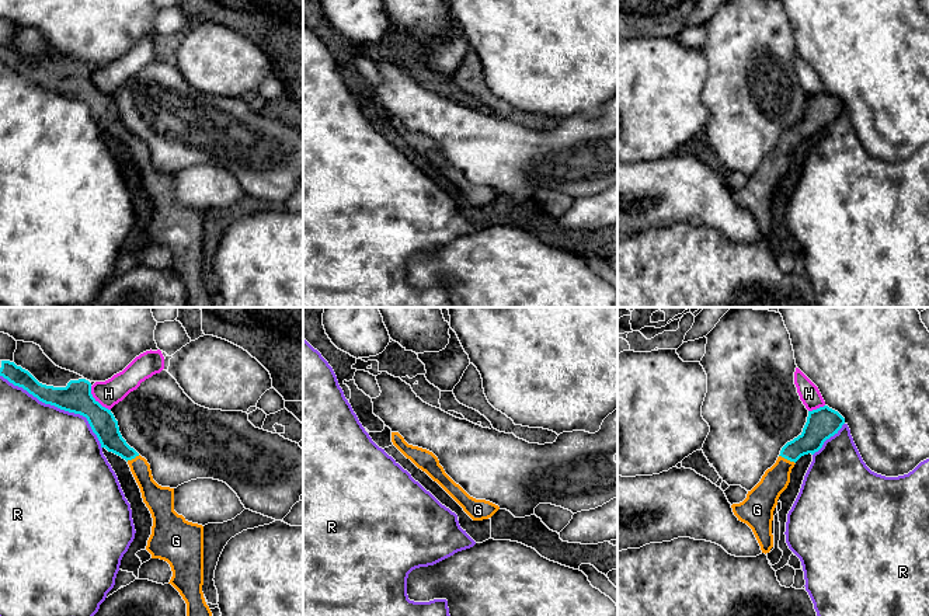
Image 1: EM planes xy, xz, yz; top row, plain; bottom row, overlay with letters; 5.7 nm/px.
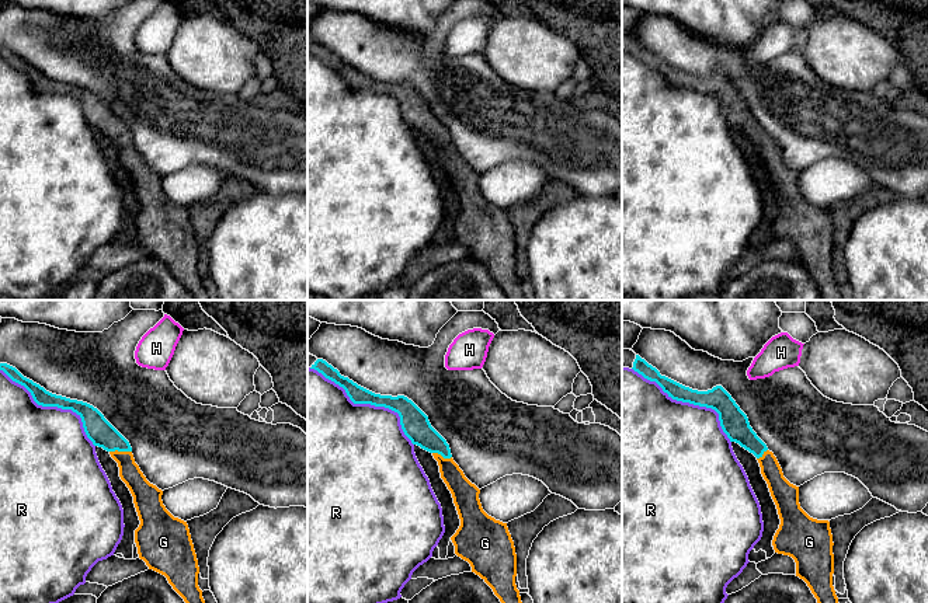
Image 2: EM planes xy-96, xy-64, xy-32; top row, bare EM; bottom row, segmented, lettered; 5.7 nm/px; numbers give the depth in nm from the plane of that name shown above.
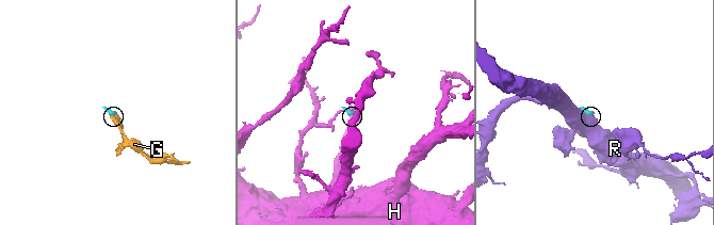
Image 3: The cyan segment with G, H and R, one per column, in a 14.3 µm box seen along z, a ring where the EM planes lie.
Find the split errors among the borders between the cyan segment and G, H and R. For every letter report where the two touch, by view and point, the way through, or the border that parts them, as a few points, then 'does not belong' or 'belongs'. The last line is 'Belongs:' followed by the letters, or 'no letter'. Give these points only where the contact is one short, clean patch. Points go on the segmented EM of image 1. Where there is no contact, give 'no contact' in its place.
G: meets cyan in yz at (787, 459); belongs
H: meets cyan in xy at (97, 402); does not belong
R: meets cyan in xy at (58, 407); does not belong
Belongs: G

